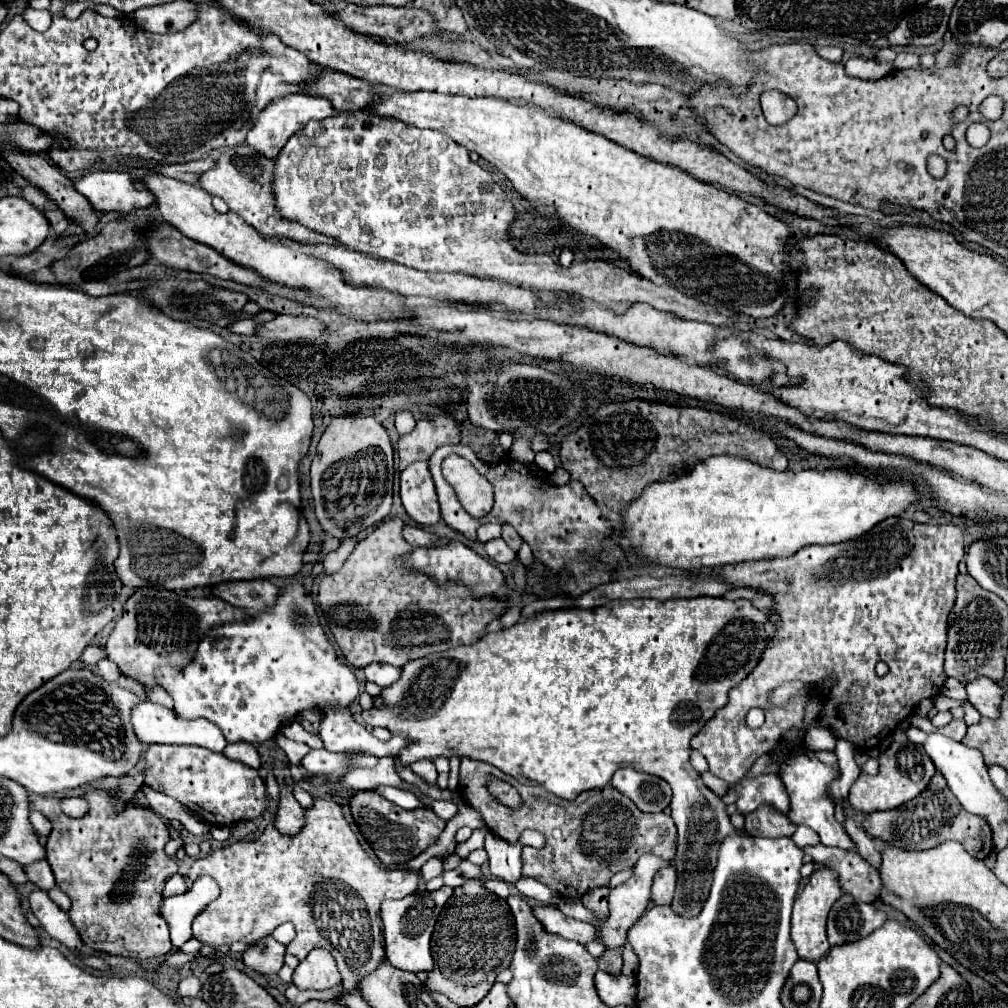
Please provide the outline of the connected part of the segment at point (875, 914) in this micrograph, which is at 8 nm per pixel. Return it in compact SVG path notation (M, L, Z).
M843 894L831 908L827 920L829 944L847 944L861 940L877 930L887 920L887 914L873 904L855 902L853 896Z

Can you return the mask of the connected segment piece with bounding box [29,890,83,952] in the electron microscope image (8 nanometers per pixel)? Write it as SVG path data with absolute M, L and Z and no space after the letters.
M45 890L31 892L29 906L51 938L61 942L69 950L77 950L77 952L81 950L83 942L77 934L77 930L71 926L67 914L49 898L49 894Z

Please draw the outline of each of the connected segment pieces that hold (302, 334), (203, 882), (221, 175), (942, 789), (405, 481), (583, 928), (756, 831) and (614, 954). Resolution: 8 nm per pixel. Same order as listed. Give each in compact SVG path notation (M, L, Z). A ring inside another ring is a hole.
M275 316L271 322L261 322L255 328L255 334L269 340L307 340L307 338L319 338L327 330L317 318L309 316Z
M199 876L195 884L181 896L169 896L163 900L163 918L171 930L171 942L181 948L191 938L193 918L207 908L219 896L219 884L209 876Z
M243 144L243 146L227 150L219 158L219 164L199 178L199 184L209 194L221 196L229 204L231 212L239 214L259 234L281 236L281 238L287 238L287 240L293 240L299 244L339 244L337 240L333 240L329 236L323 236L315 230L309 230L307 226L303 226L299 222L293 222L293 220L281 216L279 210L275 208L275 194L271 192L273 178L275 178L275 162L265 156L259 156L259 152L255 152Z
M937 772L931 778L927 790L923 790L917 798L905 802L901 808L885 810L885 812L873 812L869 818L863 820L863 828L873 838L883 840L885 844L895 846L895 848L927 850L927 848L935 848L947 840L955 840L955 842L963 844L963 848L973 858L979 858L979 860L985 860L993 852L993 840L991 840L989 824L983 818L973 816L965 808L961 808L961 804L955 800L951 790L947 788L947 782L943 780L941 772ZM935 802L945 802L945 806L949 806L947 808L949 812L943 812L939 806L935 806Z
M427 462L409 464L401 472L401 500L407 514L423 526L433 526L439 522L439 502L435 484Z
M533 904L533 912L535 912L535 918L543 924L543 928L551 934L557 934L561 938L575 940L575 942L581 942L581 944L587 944L587 942L593 942L593 940L597 942L593 924L585 924L585 922L579 922L575 918L569 918L559 908Z
M771 806L757 808L747 816L747 826L745 830L753 836L763 836L763 838L781 838L781 836L791 836L797 826L787 820L787 814L775 812Z
M605 950L599 958L599 968L609 974L621 974L621 952L619 950Z

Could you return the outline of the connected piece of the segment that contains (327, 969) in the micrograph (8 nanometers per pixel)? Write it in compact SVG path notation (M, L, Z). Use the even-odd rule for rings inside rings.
M315 948L305 960L299 962L291 982L299 990L327 990L339 986L341 976L337 972L333 956L323 948Z

